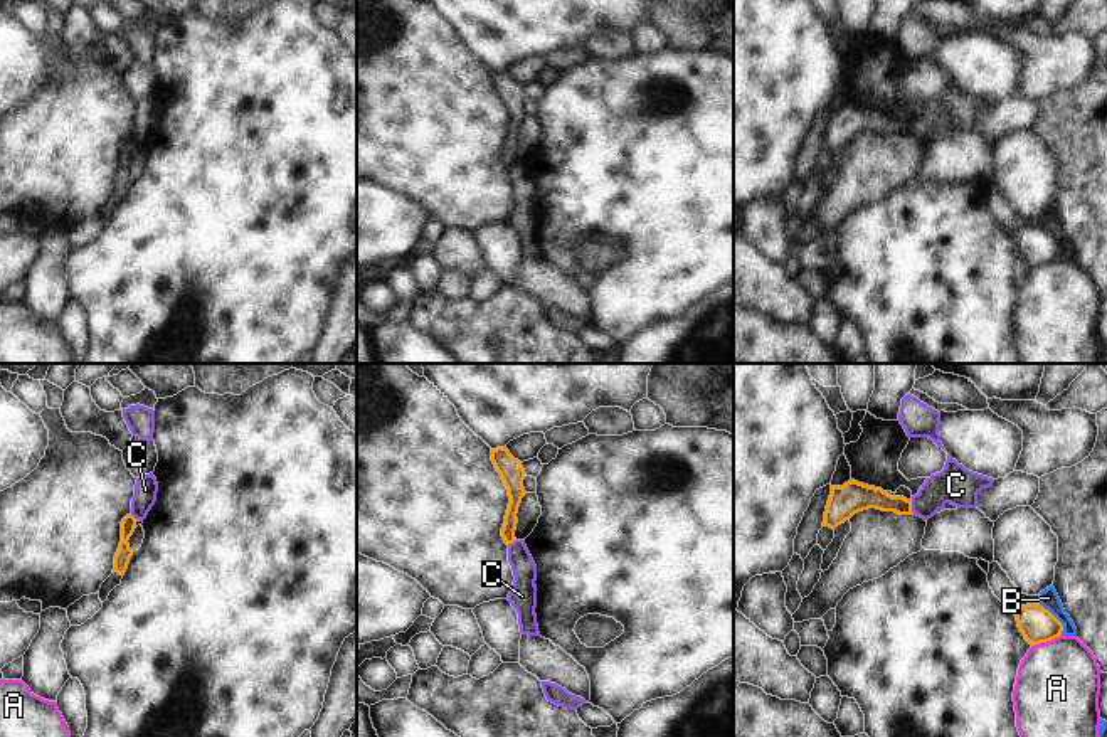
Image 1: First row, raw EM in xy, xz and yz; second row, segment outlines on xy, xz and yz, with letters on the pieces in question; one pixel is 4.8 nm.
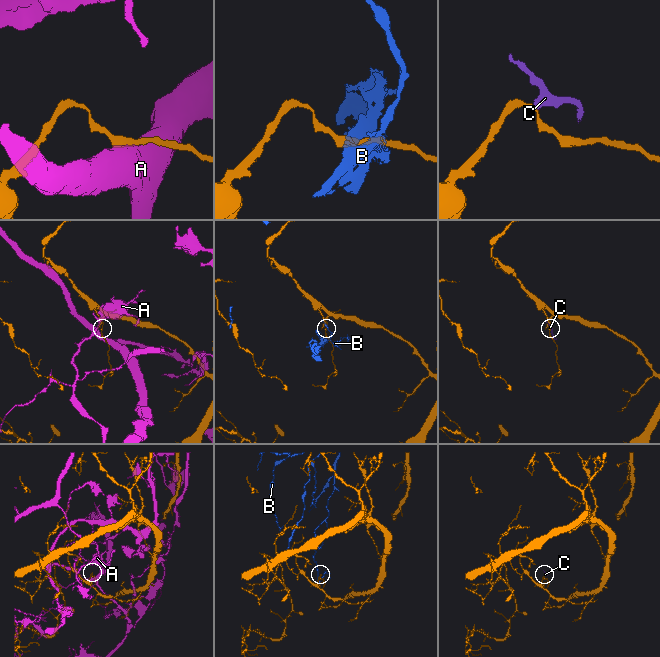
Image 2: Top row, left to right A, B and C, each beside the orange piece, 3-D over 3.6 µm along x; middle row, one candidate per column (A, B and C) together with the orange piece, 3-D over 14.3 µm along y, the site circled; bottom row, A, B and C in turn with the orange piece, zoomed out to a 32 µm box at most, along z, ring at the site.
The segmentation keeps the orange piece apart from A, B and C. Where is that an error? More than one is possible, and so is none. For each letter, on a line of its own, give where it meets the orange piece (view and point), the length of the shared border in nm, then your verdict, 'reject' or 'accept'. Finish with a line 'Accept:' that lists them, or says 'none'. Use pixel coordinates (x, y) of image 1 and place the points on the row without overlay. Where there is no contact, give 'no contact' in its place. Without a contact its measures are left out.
A: contact yz (1045, 265); length 160 nm; reject
B: contact yz (1057, 243); length 190 nm; reject
C: contact yz (911, 130); length 70 nm; reject
Accept: none

